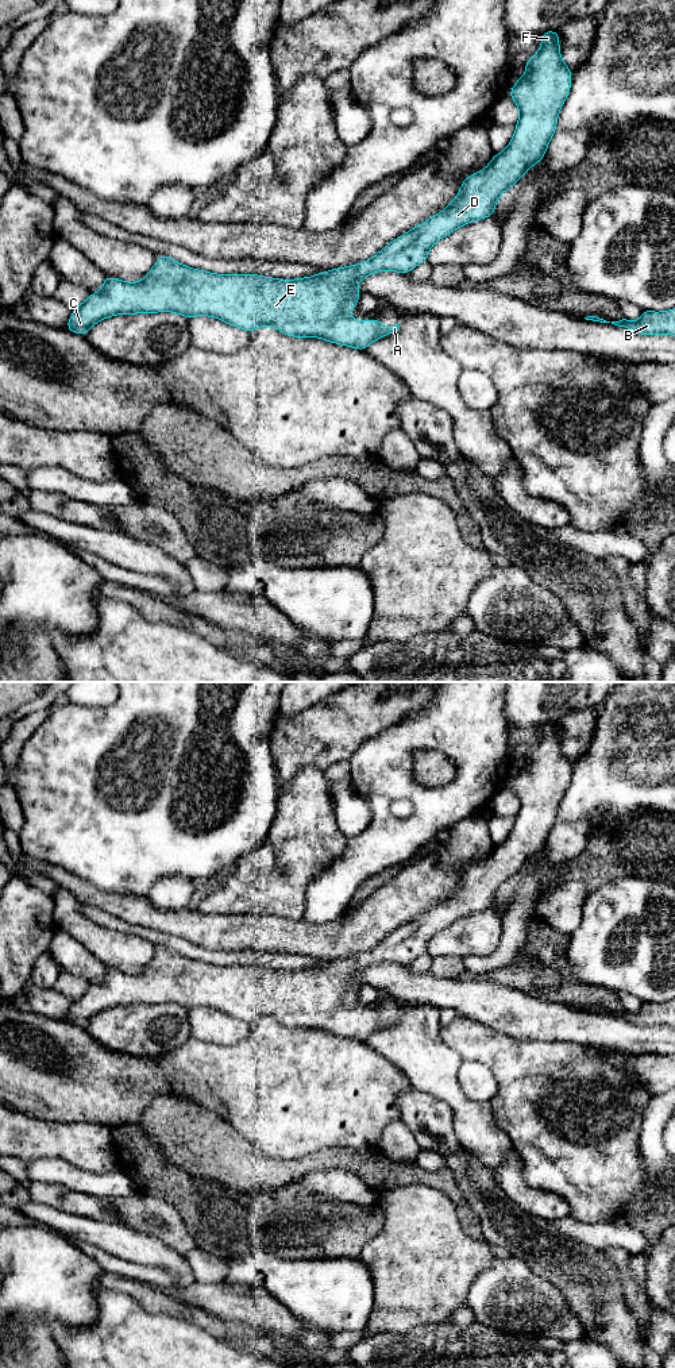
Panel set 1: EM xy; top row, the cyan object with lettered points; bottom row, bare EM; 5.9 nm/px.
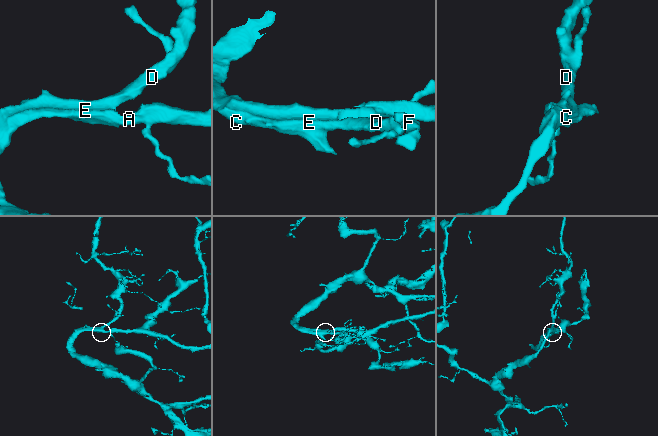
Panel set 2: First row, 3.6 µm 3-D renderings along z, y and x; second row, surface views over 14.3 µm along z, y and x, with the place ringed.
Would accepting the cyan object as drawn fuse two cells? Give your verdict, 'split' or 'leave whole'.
leave whole

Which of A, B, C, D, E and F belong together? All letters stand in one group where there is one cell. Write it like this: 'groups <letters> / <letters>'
groups A B C D E F

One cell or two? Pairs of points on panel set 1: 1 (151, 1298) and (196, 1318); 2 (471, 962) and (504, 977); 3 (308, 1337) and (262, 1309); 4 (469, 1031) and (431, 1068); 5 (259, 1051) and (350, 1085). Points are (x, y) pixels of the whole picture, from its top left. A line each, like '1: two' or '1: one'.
1: one
2: two
3: two
4: two
5: one

